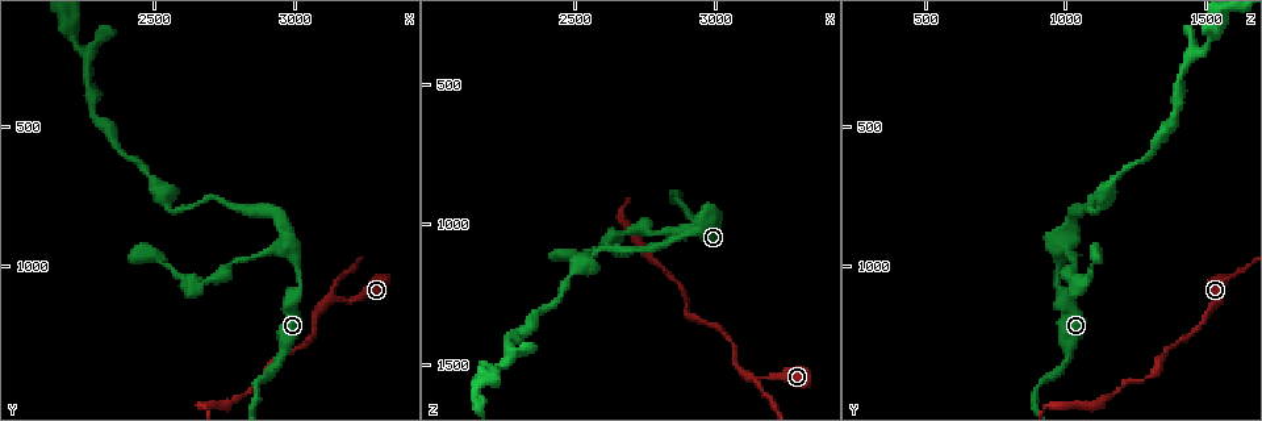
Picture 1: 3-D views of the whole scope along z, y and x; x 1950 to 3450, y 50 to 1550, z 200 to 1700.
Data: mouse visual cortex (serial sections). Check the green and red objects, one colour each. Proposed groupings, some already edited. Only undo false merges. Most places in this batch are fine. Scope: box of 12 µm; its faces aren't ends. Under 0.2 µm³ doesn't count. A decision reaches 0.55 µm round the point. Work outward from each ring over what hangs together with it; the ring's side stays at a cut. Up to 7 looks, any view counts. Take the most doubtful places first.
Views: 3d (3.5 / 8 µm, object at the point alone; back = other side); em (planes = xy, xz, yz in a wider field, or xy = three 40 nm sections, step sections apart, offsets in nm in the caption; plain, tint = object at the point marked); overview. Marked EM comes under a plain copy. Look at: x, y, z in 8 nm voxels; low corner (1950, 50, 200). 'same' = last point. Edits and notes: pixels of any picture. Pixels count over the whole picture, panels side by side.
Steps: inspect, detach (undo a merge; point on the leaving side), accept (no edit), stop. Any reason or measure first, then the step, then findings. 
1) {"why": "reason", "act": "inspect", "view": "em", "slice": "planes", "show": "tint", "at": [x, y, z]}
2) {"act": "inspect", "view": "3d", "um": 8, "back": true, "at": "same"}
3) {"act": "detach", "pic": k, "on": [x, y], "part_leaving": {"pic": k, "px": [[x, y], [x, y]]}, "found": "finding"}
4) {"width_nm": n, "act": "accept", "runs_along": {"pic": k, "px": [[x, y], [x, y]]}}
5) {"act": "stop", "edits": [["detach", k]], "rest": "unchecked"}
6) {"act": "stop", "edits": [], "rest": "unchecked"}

{"why": "a fork", "act": "inspect", "view": "3d", "um": 3.5, "at": [3140, 1110, 1540]}

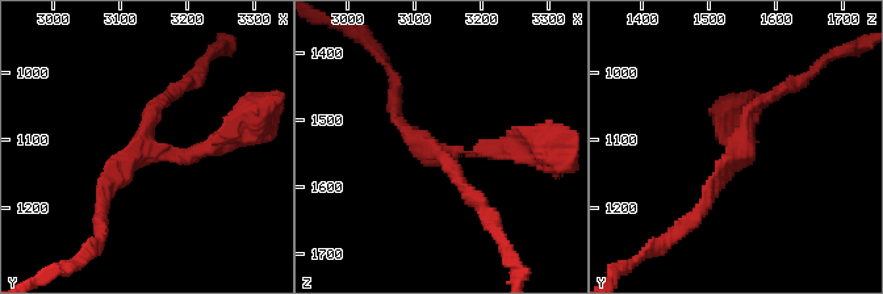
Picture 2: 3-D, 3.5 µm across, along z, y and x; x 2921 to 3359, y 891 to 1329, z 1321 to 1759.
{"why": "shape alone is not enough", "act": "inspect", "view": "em", "slice": "xy", "step": 3, "show": "tint", "at": [3135, 1115, 1555]}

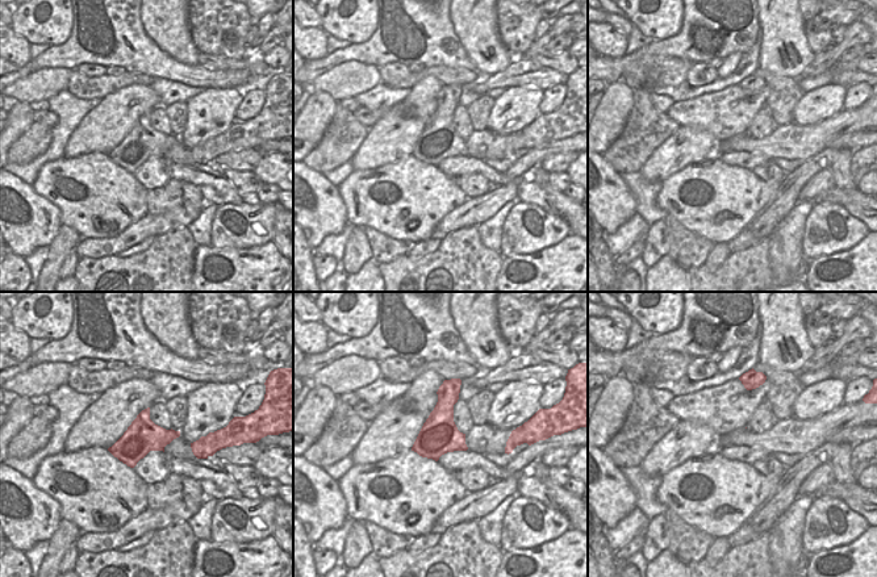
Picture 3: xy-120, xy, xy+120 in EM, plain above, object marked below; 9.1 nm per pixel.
{"act": "accept", "runs_along": {"pic": 2, "px": [[224, 138], [188, 158], [139, 150], [103, 210]]}, "found": "one cell here"}

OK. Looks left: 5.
{"why": "two arms in line, one across", "act": "inspect", "view": "3d", "um": 3.5, "at": [2930, 930, 1010]}

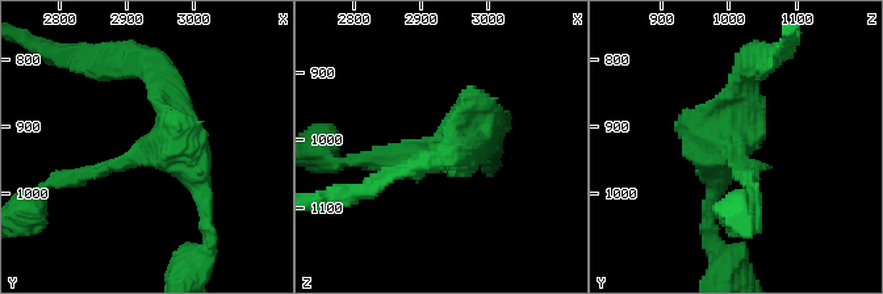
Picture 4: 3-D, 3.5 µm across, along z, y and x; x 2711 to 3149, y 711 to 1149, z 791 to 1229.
{"why": "shape alone is not enough", "act": "inspect", "view": "em", "slice": "xy", "step": 2, "show": "tint", "at": [2935, 935, 995]}

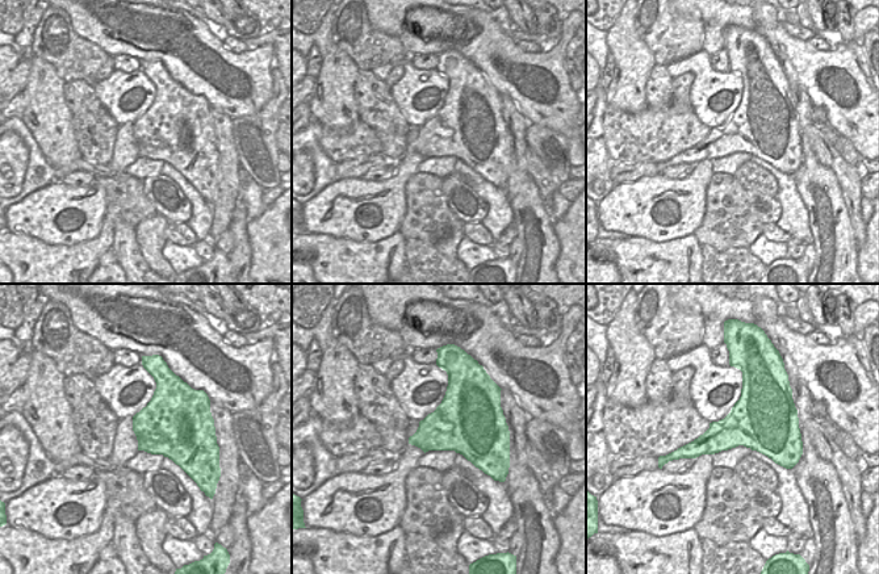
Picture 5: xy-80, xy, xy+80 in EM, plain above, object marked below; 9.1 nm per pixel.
{"arm_widths_nm": [150, 200, 350], "act": "accept", "runs_along": {"pic": 4, "px": [[208, 218], [147, 66]]}, "found": "one cell here"}

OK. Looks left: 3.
{"why": "abrupt turn", "act": "inspect", "view": "3d", "um": 8, "at": [2600, 800, 1080]}

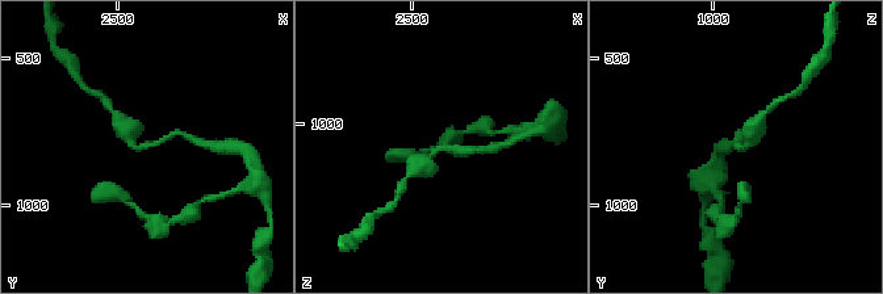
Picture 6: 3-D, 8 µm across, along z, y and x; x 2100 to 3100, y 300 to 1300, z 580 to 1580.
{"act": "inspect", "view": "3d", "um": 3.5, "at": [2590, 810, 1090]}

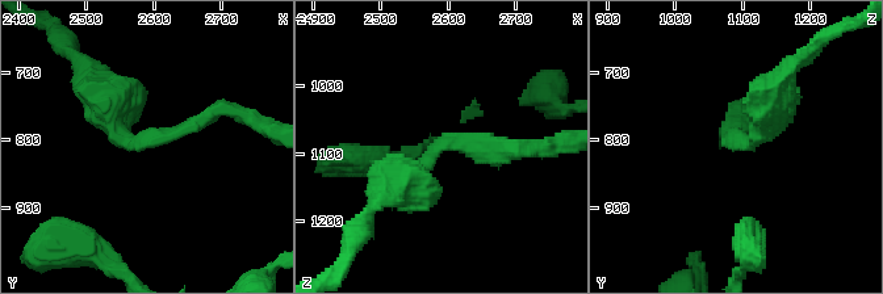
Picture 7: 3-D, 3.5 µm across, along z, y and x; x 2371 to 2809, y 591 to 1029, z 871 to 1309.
{"act": "accept", "runs_along": {"pic": 7, "px": [[520, 148], [444, 142], [400, 181]]}, "found": "continuous, no second cell"}

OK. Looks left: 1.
{"act": "stop", "edits": [], "rest": "unchecked"}

